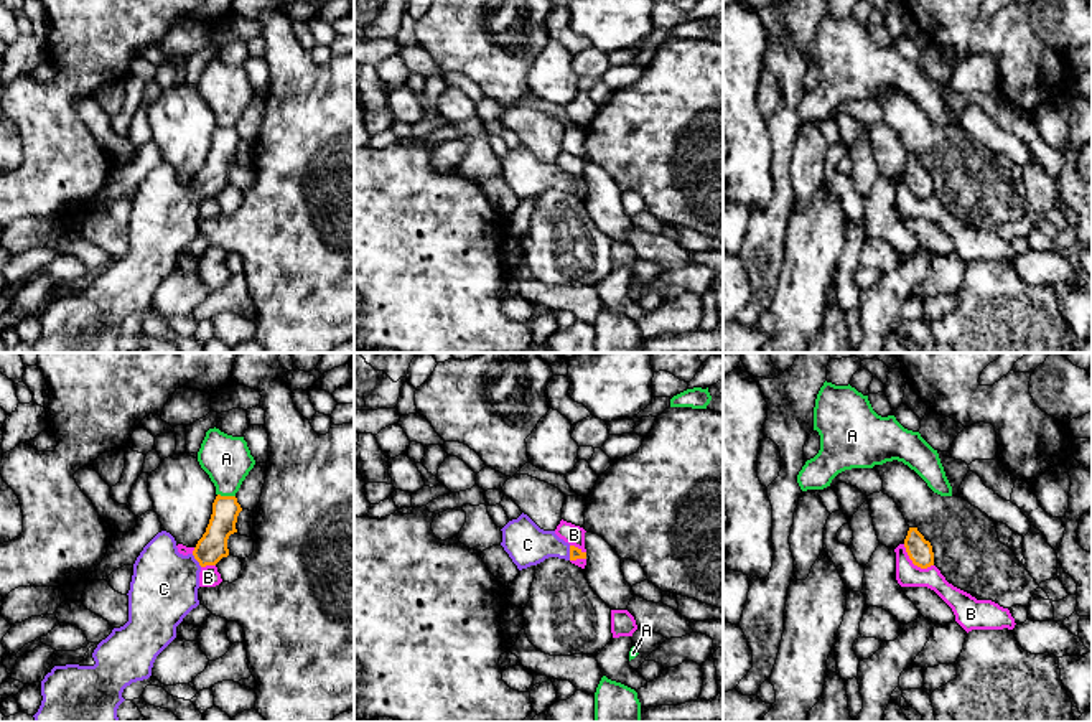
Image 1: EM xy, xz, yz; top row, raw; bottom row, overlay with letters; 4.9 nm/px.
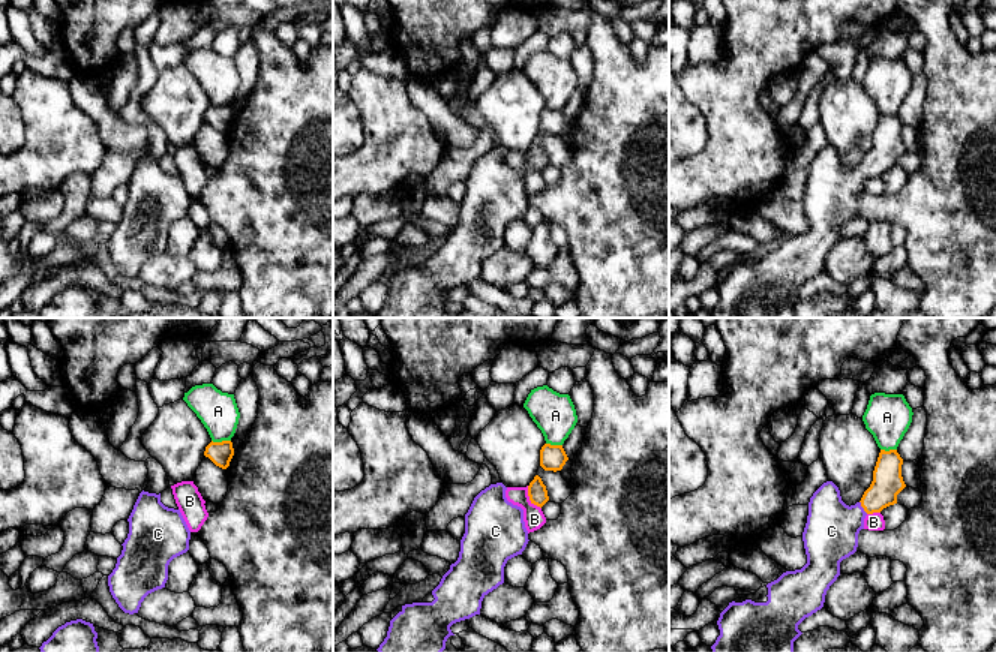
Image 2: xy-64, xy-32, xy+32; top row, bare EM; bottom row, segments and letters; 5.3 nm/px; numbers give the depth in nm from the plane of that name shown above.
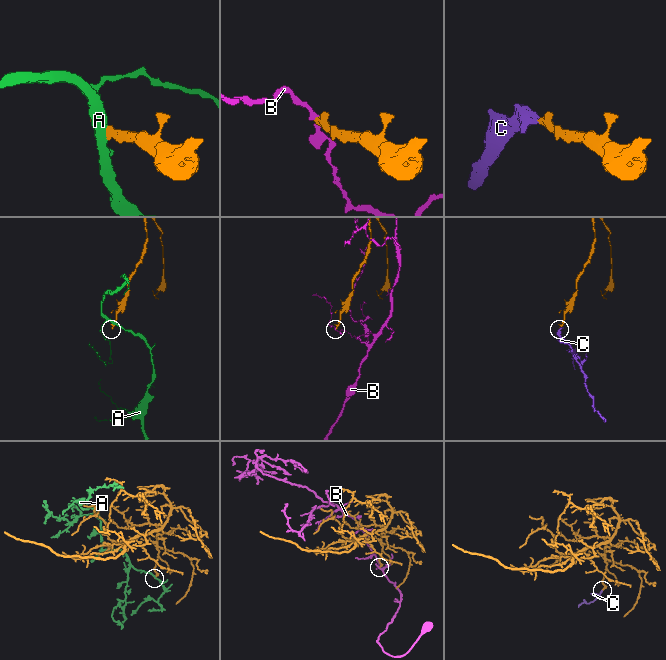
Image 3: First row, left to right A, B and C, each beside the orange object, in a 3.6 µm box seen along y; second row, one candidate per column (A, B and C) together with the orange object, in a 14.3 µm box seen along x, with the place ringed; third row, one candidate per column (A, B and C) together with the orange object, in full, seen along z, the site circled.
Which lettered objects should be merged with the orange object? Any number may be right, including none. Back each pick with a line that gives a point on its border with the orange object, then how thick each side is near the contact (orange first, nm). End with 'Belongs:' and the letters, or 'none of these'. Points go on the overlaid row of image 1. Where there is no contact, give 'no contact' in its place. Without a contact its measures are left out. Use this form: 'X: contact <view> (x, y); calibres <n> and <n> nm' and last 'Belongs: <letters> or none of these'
C: contact xz (570, 553); calibres 60 and 200 nm
Belongs: C

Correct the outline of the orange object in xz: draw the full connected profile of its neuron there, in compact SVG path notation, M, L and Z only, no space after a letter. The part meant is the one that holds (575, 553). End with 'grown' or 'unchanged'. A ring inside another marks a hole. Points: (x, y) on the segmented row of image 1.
M527 514L509 521L502 529L501 546L519 570L537 565L548 557L565 560L586 559L586 552L560 539L555 531L540 529Z; grown

